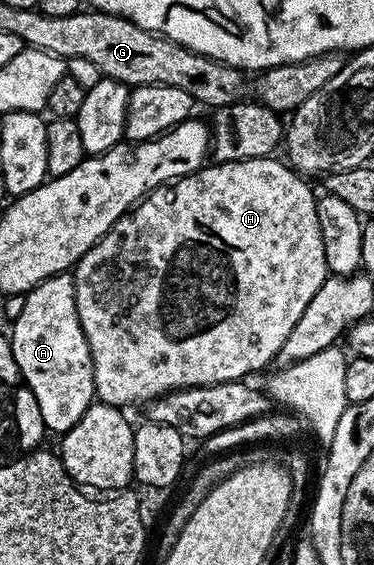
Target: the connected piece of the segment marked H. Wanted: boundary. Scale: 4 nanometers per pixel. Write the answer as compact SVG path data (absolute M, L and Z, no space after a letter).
M267 157L231 163L211 162L203 165L199 171L156 188L124 212L116 225L112 225L108 233L104 233L104 237L96 241L92 249L88 249L88 253L84 253L84 257L80 257L74 264L72 274L76 313L80 317L80 325L84 329L92 357L94 394L101 402L119 409L127 409L133 403L149 405L152 400L169 391L179 391L181 387L208 387L212 383L245 380L247 375L269 368L266 366L273 361L274 355L276 359L284 341L288 341L288 333L292 333L296 321L300 321L300 315L304 309L308 309L308 301L316 297L316 289L320 289L328 277L324 241L320 237L320 225L316 217L315 192L310 192L306 184L309 182L299 172L279 159Z

